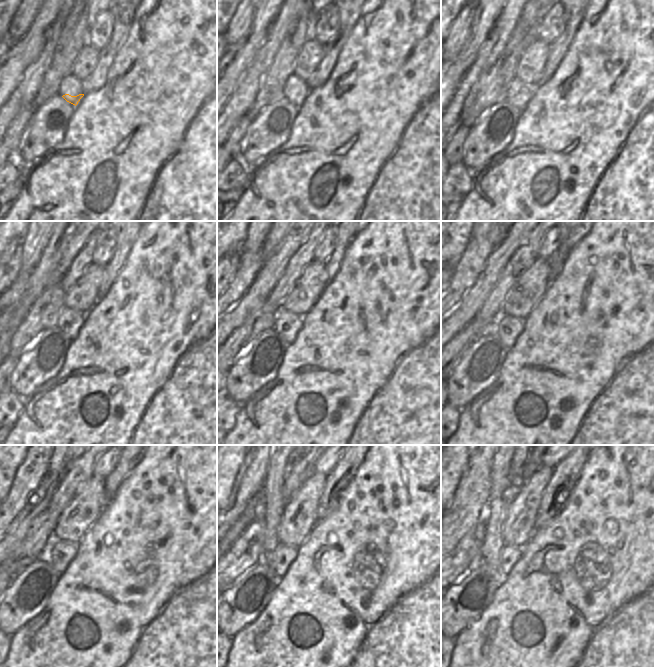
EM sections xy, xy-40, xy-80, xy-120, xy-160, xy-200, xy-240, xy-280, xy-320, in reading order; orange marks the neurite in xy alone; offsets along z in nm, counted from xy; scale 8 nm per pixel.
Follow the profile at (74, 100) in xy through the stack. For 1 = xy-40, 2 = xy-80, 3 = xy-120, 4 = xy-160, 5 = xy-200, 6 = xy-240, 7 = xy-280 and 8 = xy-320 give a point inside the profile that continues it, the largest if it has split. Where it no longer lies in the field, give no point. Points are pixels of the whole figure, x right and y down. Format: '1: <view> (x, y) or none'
1: xy-40 (296, 100)
2: xy-80 (520, 102)
3: xy-120 (71, 328)
4: xy-160 (287, 327)
5: xy-200 (508, 328)
6: xy-240 (60, 554)
7: xy-280 (283, 556)
8: xy-320 (511, 555)

